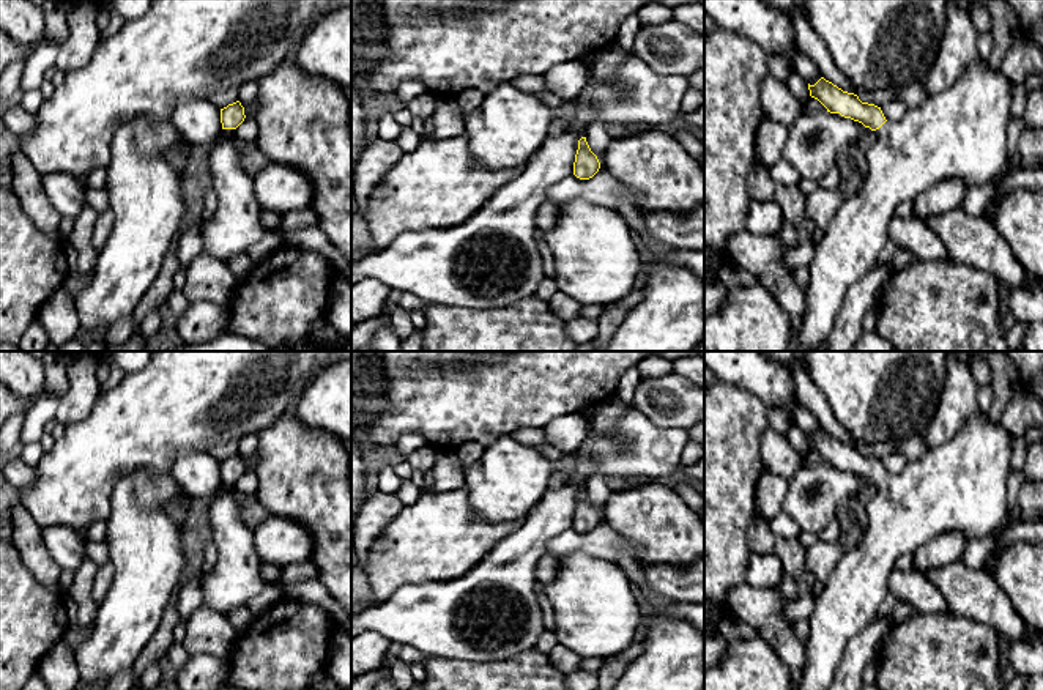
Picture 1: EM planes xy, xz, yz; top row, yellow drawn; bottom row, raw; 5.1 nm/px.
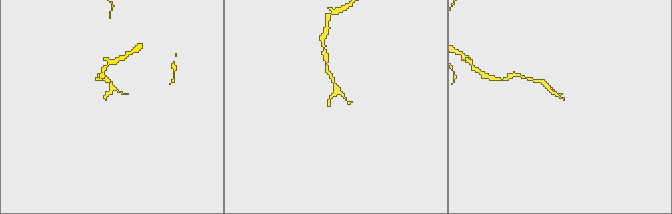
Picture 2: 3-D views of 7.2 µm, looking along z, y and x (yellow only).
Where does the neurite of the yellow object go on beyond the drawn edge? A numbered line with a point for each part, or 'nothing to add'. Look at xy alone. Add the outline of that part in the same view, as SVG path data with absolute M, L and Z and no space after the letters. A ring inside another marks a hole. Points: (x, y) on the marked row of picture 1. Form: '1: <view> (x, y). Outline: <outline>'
1: xy (237, 224). Outline: M224 129L222 137L211 147L211 189L217 206L214 214L200 224L202 252L225 263L230 257L244 254L266 233L262 224L265 210L255 197L252 176L239 162L235 139L236 129Z

